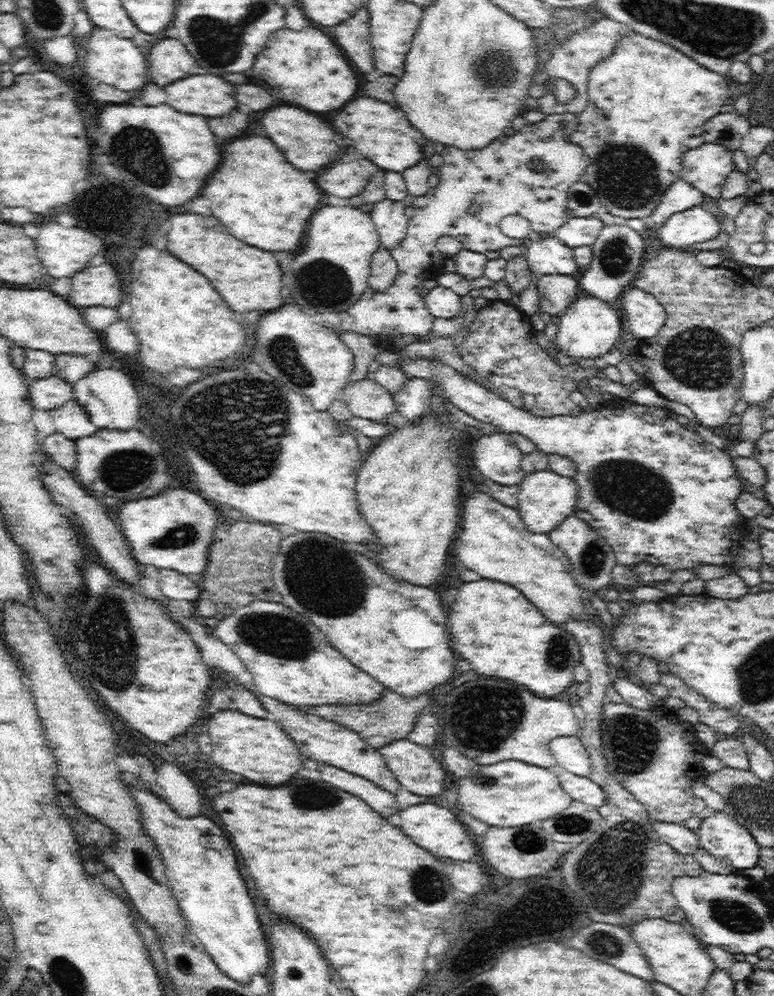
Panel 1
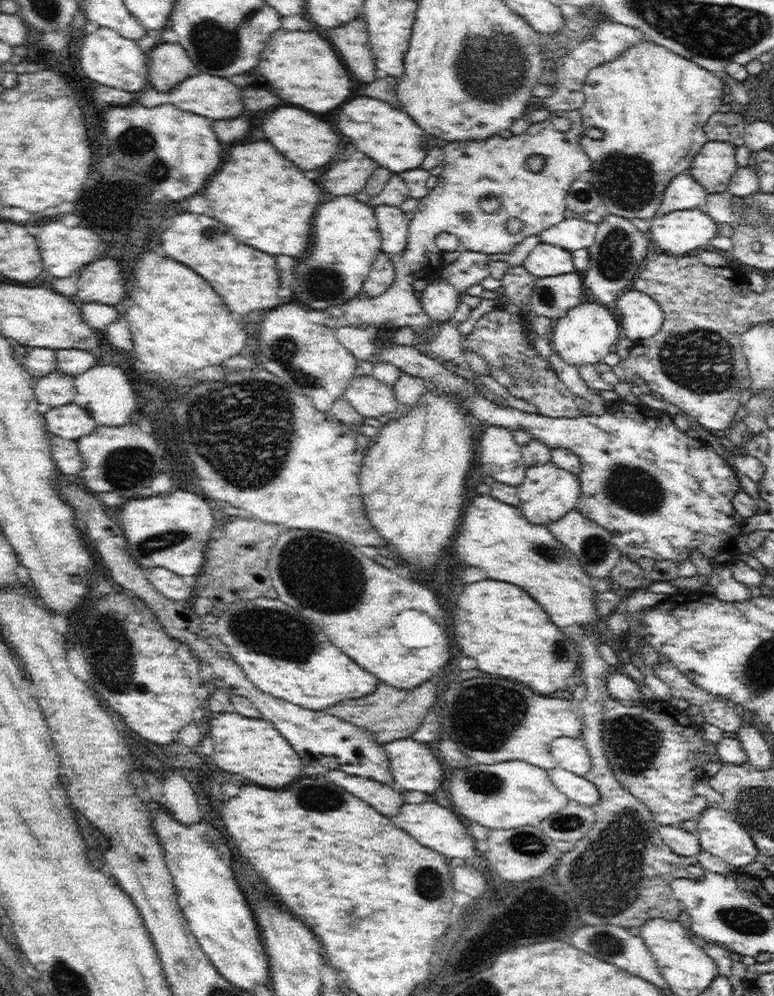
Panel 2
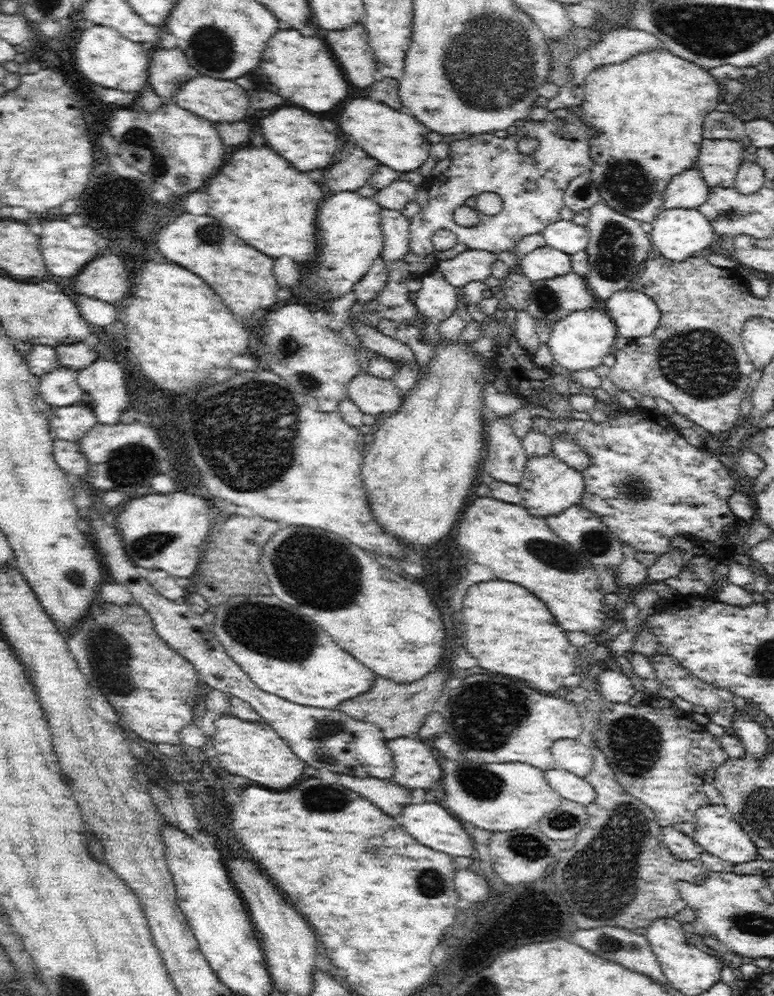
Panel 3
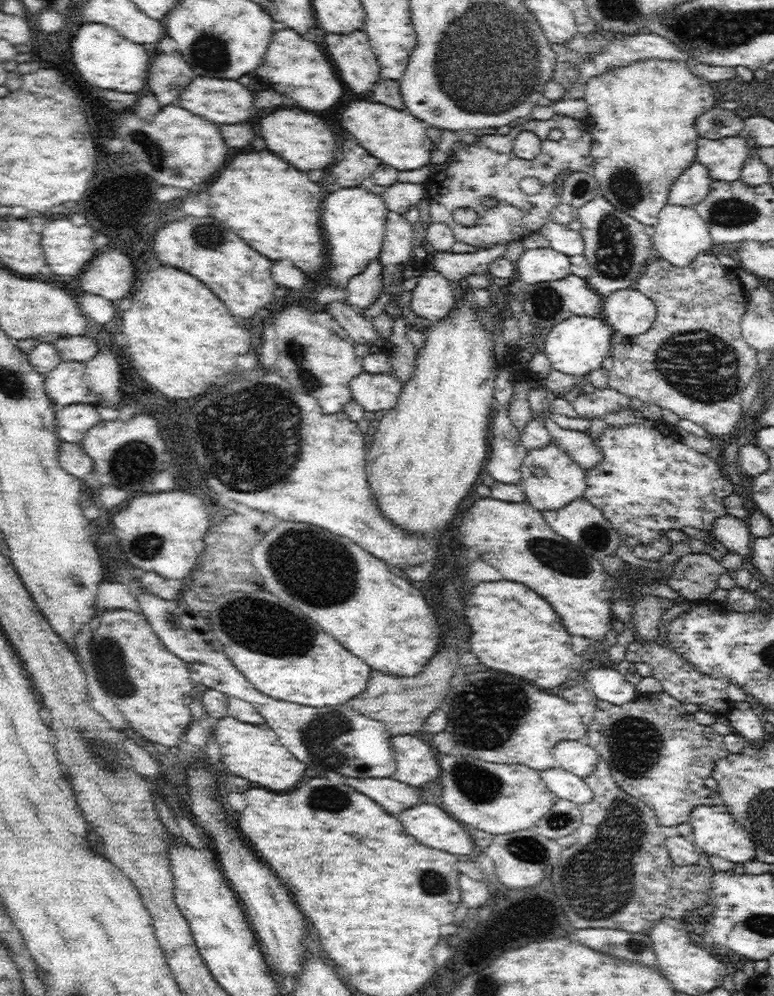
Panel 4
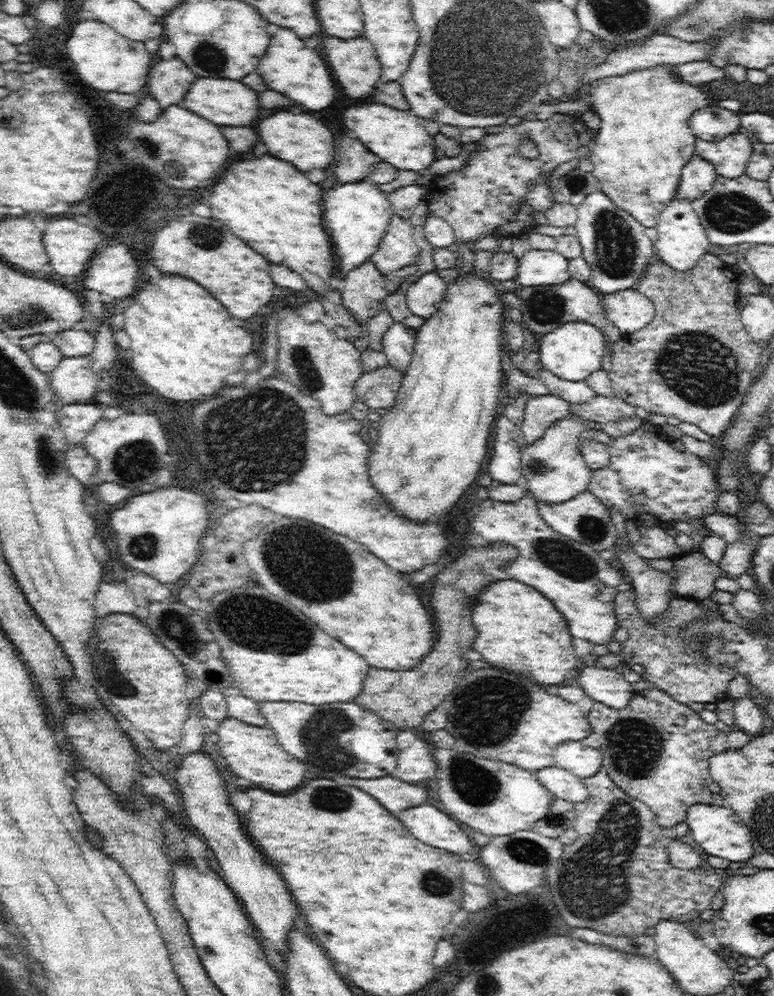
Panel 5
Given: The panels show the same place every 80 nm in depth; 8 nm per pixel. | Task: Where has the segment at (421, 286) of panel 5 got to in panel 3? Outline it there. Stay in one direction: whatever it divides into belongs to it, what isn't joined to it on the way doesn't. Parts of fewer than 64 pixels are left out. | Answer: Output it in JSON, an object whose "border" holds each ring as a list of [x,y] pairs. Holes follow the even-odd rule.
{"border":[[[437,270],[421,279],[422,287],[413,296],[414,305],[424,320],[439,324],[456,310],[456,287],[446,281]]]}

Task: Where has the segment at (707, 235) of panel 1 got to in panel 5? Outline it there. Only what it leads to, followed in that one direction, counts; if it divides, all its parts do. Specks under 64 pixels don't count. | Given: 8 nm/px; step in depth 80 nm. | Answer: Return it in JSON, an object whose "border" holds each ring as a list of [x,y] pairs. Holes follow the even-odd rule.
{"border":[[[683,198],[672,199],[660,213],[655,226],[658,238],[653,244],[654,251],[661,256],[661,260],[678,272],[688,272],[704,254],[708,253],[708,240],[706,229],[702,226],[698,215],[694,212],[692,200]]]}

